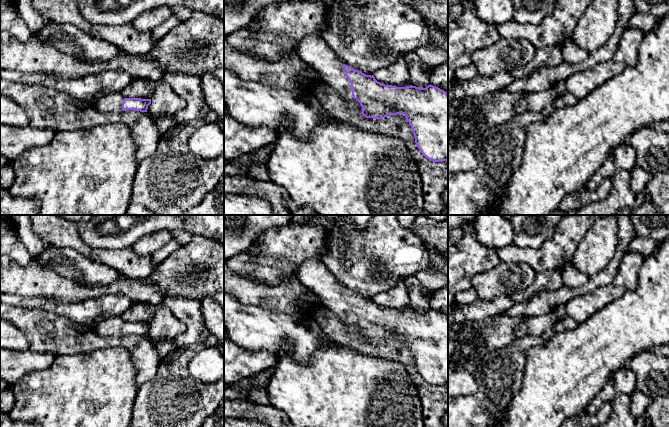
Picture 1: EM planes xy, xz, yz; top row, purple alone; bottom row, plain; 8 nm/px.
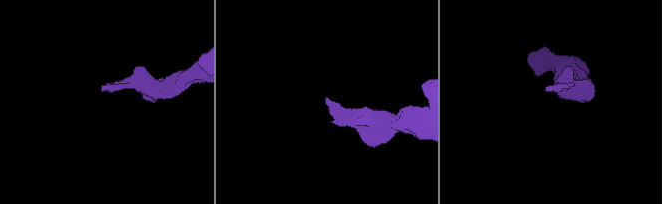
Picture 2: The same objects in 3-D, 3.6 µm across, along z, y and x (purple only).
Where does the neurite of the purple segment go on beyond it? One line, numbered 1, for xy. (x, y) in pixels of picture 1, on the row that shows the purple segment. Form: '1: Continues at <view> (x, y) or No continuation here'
1: Continues at xy (112, 103)

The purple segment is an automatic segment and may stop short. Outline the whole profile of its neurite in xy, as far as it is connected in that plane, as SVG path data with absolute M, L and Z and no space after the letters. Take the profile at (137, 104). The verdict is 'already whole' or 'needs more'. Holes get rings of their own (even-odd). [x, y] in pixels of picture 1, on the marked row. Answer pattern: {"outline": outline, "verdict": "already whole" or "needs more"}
{"outline": "M112 93L103 96L94 107L101 113L117 113L121 110L135 110L147 112L151 99L125 98L121 93Z", "verdict": "needs more"}

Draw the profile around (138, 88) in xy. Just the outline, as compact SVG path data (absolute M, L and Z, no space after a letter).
M142 78L132 79L131 83L120 92L125 98L151 99L154 89L146 84Z

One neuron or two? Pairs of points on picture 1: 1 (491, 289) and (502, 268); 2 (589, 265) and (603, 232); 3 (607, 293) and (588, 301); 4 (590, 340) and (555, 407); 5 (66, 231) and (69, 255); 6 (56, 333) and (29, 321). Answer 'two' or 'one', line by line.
1: one
2: one
3: one
4: one
5: two
6: one

